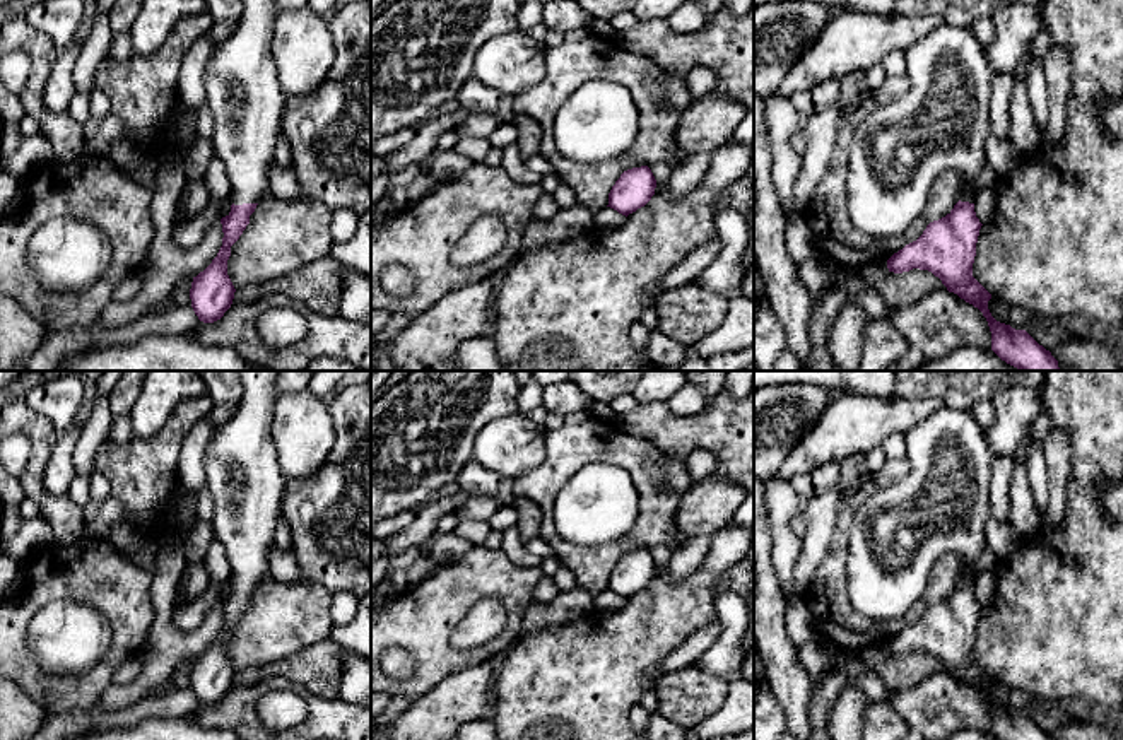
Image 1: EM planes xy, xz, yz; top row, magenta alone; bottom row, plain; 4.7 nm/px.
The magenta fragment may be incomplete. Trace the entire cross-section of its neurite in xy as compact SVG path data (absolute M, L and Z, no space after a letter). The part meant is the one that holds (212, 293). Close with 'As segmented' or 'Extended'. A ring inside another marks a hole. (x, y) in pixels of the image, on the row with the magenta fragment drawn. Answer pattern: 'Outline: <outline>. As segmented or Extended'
Outline: M241 0L236 31L217 43L205 70L207 106L214 116L212 149L231 179L231 212L220 219L222 246L212 263L193 277L190 299L200 321L214 323L234 299L227 275L231 246L256 205L268 197L268 169L282 135L285 96L280 91L272 39L279 15L275 0Z. Extended

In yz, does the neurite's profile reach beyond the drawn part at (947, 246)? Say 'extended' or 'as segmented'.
extended

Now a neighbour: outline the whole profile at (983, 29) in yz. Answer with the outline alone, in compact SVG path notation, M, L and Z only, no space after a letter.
M981 17L971 22L967 27L983 46L988 46L995 41L997 31L991 17Z

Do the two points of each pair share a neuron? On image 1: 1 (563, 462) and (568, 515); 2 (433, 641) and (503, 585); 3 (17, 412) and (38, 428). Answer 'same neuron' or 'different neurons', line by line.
1: different neurons
2: same neuron
3: same neuron

